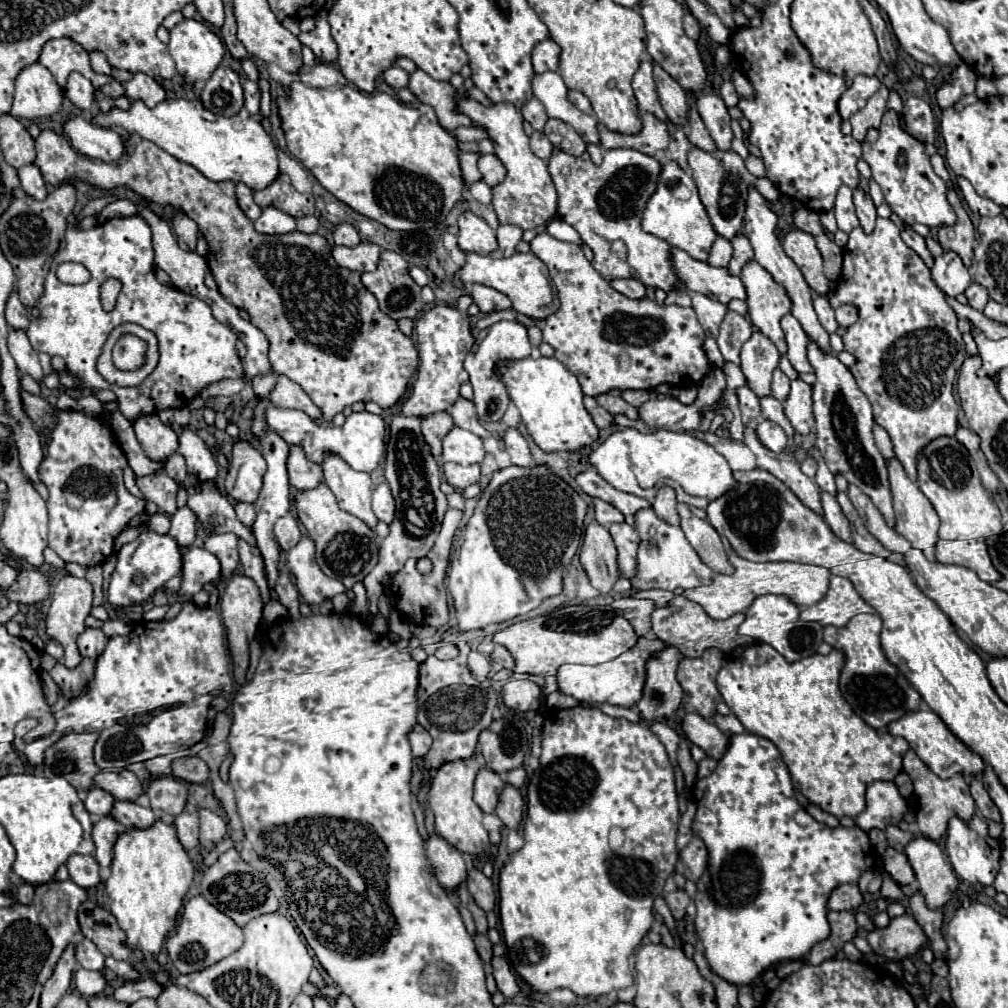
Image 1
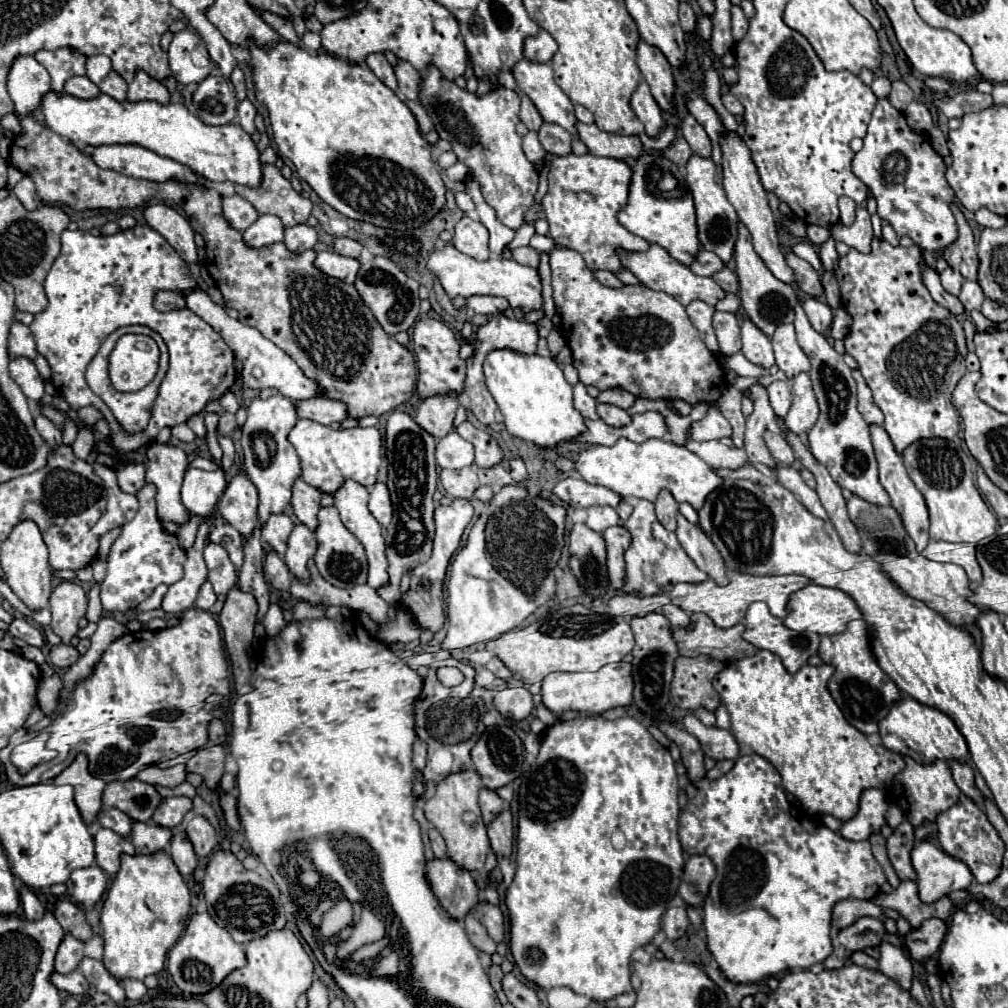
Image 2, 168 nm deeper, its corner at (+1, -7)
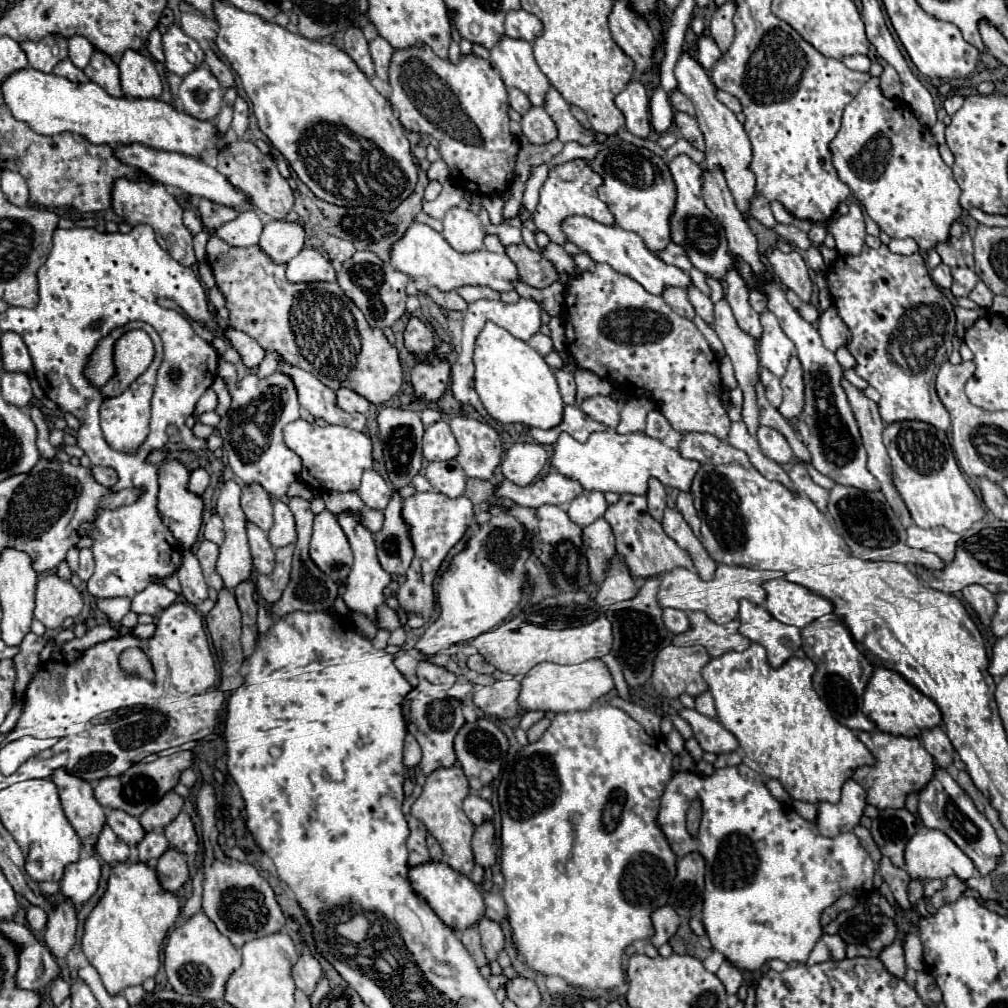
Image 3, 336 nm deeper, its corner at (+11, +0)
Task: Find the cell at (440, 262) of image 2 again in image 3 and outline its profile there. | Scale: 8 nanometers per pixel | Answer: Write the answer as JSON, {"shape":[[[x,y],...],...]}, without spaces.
{"shape":[[[413,222],[405,236],[393,244],[391,248],[391,266],[405,272],[411,278],[423,276],[427,278],[429,286],[437,286],[439,290],[457,290],[459,286],[489,286],[497,292],[515,290],[519,282],[517,266],[507,254],[495,254],[489,250],[477,250],[471,254],[461,254],[453,250],[447,240],[429,228],[427,224]]]}

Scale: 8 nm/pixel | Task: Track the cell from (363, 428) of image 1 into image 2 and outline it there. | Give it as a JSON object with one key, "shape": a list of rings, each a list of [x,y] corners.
{"shape":[[[299,419],[289,433],[289,441],[301,459],[301,479],[323,493],[335,493],[347,479],[373,487],[381,465],[381,433],[375,427],[333,429],[309,419]]]}

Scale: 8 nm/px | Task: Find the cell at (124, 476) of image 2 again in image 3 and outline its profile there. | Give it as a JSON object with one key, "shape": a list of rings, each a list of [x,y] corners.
{"shape":[[[93,466],[93,478],[95,478],[99,484],[109,486],[109,488],[117,482],[117,474],[115,474],[115,470],[111,470],[111,468],[103,468],[103,466]]]}

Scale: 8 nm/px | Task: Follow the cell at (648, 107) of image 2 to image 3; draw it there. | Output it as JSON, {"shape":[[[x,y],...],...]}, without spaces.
{"shape":[[[631,80],[627,88],[615,98],[617,108],[627,118],[627,130],[639,138],[647,138],[651,132],[649,124],[649,96],[639,80]]]}

